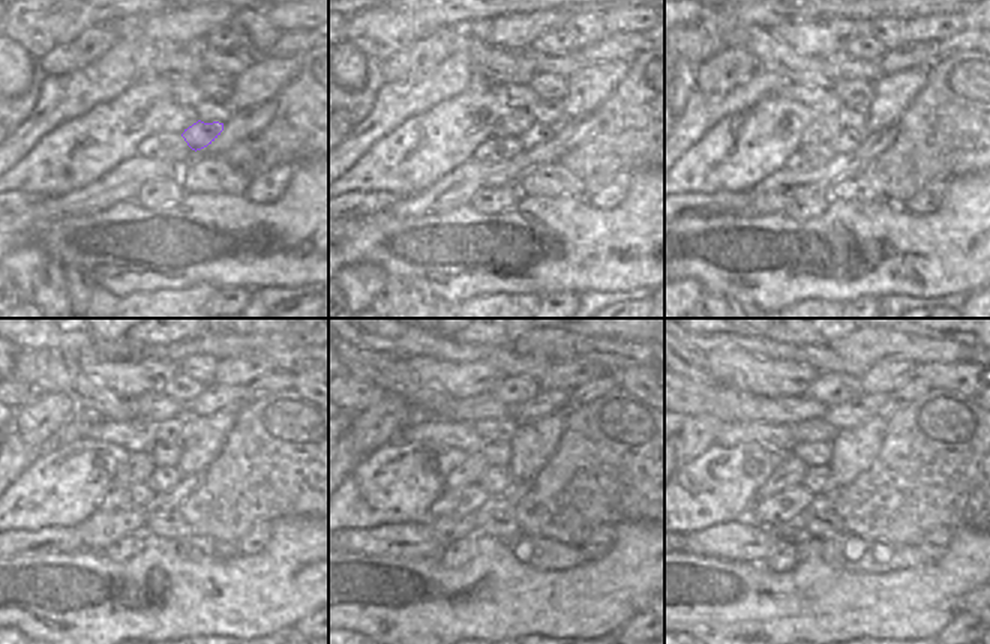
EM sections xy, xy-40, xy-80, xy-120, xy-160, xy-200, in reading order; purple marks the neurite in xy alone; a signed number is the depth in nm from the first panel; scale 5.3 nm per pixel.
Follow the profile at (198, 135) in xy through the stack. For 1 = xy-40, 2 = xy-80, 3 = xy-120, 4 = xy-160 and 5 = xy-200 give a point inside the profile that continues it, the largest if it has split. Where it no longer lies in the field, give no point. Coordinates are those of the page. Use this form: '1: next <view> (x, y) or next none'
1: next xy-40 (537, 134)
2: next xy-80 (846, 140)
3: next xy-120 (164, 478)
4: next xy-160 (498, 478)
5: next xy-200 (816, 476)

